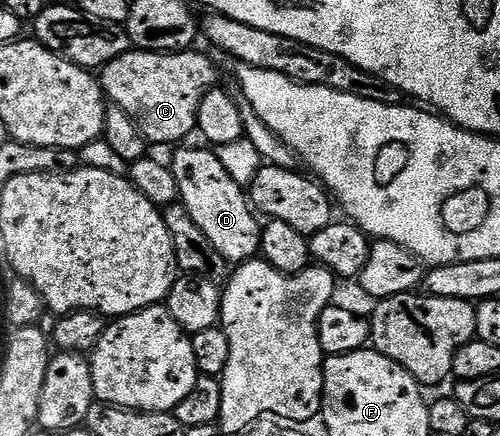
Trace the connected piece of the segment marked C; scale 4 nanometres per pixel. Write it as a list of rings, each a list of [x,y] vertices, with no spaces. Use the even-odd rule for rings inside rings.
[[[129,50],[114,58],[99,69],[98,79],[104,95],[115,107],[136,121],[136,126],[143,134],[145,141],[152,144],[179,145],[191,132],[197,131],[196,114],[204,95],[212,91],[216,80],[216,68],[197,50],[187,52],[141,52]]]

